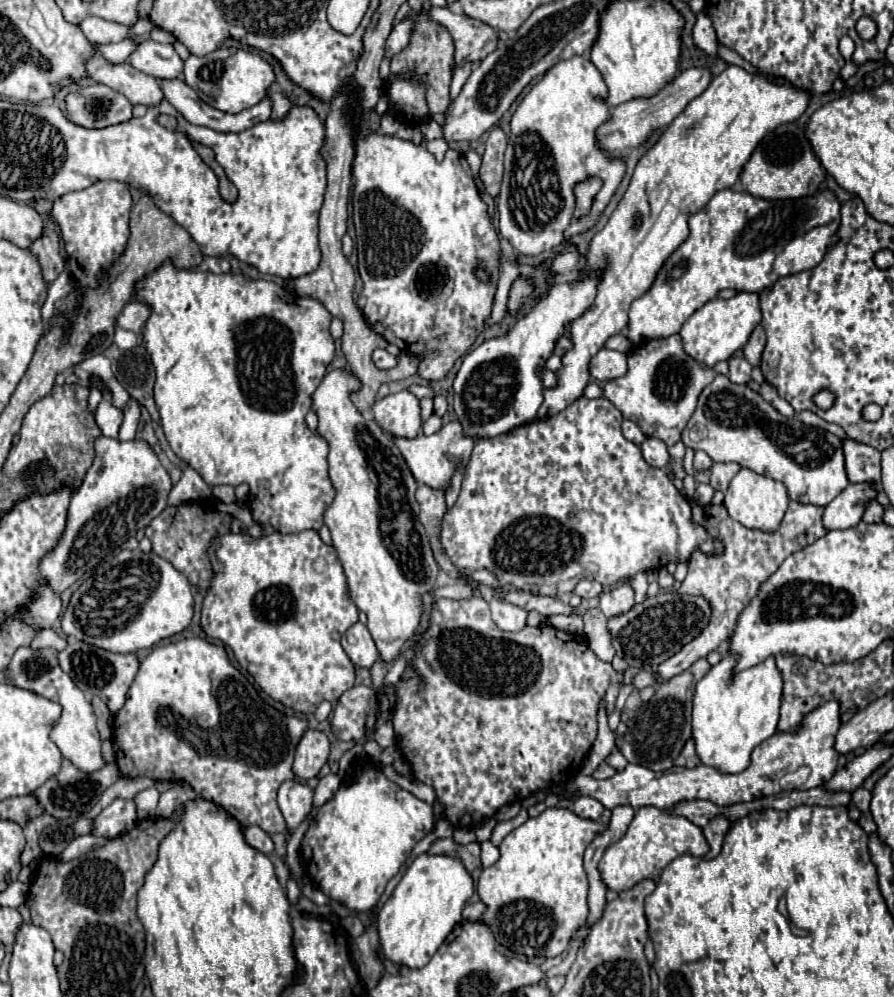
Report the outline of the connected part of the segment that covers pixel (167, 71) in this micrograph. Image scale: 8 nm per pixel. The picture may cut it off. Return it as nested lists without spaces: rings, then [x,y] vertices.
[[[151,39],[137,43],[129,55],[129,63],[155,79],[175,79],[183,73],[183,59],[175,53],[173,45],[155,43]]]

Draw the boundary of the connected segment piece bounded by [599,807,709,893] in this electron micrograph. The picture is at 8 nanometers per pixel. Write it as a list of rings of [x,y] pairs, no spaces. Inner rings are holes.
[[[641,807],[641,809],[637,809],[635,819],[631,821],[623,839],[619,839],[617,843],[613,843],[605,849],[605,853],[599,861],[601,881],[605,883],[607,889],[611,889],[615,893],[631,889],[635,883],[639,883],[643,879],[649,879],[649,877],[657,881],[661,871],[673,859],[681,857],[687,851],[693,857],[705,857],[705,853],[709,851],[709,845],[703,837],[701,827],[687,821],[685,817],[675,817],[675,815],[669,815],[661,809]]]

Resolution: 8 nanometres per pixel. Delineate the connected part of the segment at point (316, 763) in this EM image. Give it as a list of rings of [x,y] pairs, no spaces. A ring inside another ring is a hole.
[[[307,729],[295,749],[293,773],[301,779],[313,779],[329,759],[329,741],[321,731]]]

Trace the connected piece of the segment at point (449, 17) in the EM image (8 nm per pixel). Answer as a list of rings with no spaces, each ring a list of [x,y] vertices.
[[[429,7],[429,15],[449,29],[455,41],[457,63],[483,61],[497,49],[497,31],[479,19],[471,19],[465,13],[457,15],[449,7]]]

